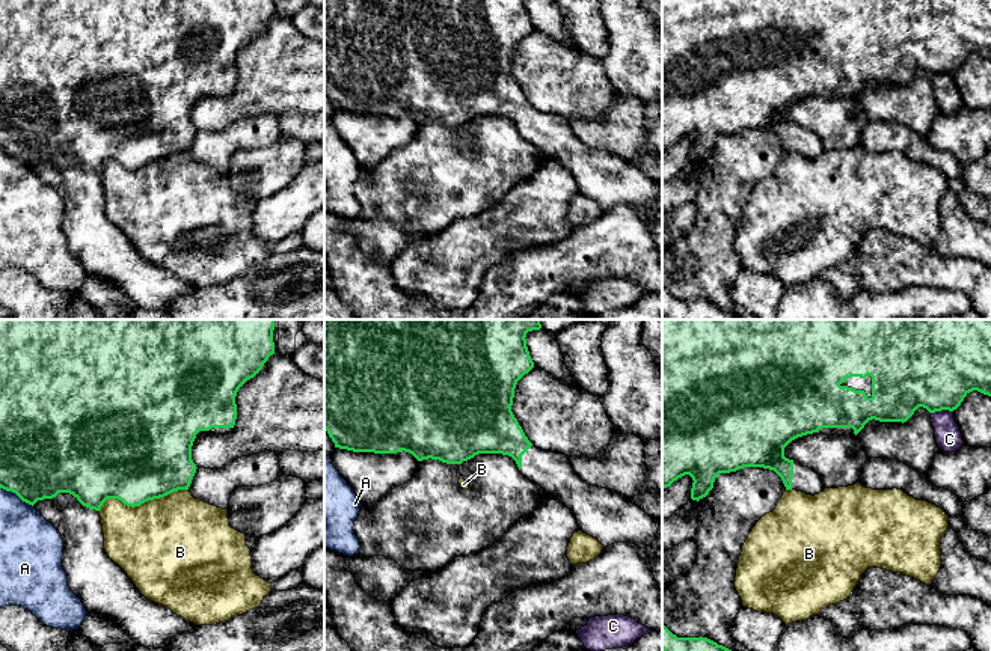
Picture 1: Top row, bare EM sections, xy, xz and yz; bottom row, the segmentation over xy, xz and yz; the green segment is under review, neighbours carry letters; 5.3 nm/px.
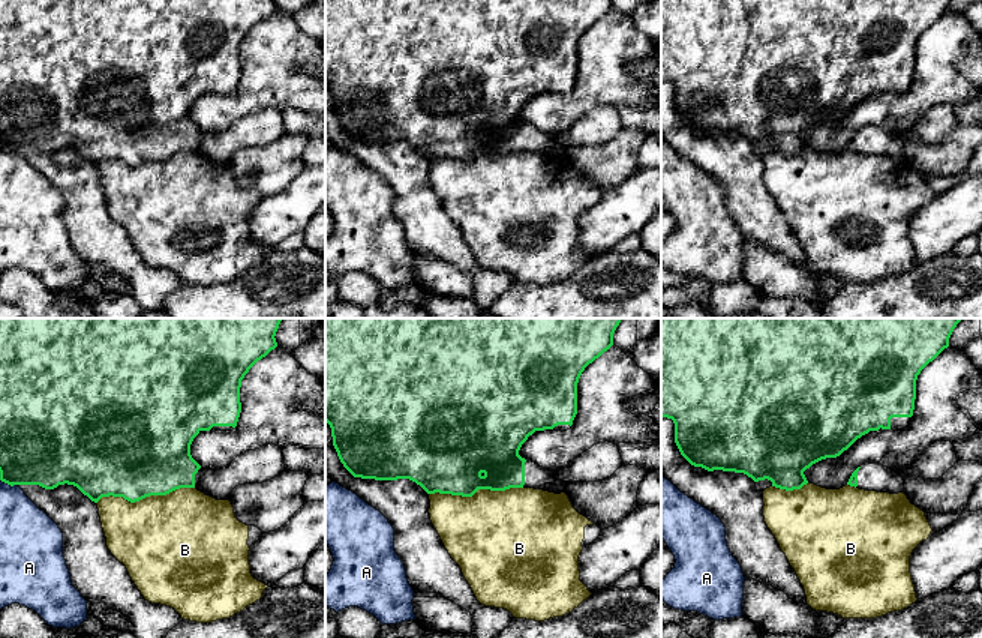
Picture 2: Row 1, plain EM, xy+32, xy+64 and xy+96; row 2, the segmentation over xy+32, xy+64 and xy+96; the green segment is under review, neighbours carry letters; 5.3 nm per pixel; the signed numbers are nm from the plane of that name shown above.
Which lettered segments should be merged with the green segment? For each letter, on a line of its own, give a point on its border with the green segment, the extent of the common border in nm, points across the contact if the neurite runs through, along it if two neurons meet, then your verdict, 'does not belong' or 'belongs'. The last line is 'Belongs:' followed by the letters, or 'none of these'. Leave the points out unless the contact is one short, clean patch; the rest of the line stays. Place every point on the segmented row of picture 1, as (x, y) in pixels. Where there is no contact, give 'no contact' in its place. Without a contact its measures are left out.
A: meets green in xy at (17, 495); contact 200 nm long; does not belong
B: meets green in xy at (141, 504); contact 500 nm long; does not belong
C: meets green in yz at (941, 409); contact 120 nm long; does not belong
Belongs: none of these

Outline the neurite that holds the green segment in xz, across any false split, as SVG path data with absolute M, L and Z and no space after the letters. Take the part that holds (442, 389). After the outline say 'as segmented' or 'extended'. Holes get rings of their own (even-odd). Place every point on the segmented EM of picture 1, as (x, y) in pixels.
M324 319L324 429L335 443L335 448L374 454L397 454L404 451L412 454L418 461L431 458L446 464L462 464L478 454L508 455L516 461L523 476L545 488L549 496L563 502L573 512L579 530L596 538L603 549L614 542L630 542L646 549L656 539L659 520L646 514L624 496L582 481L572 469L567 455L535 448L511 411L517 381L534 368L526 347L526 333L540 329L540 319Z | extended

